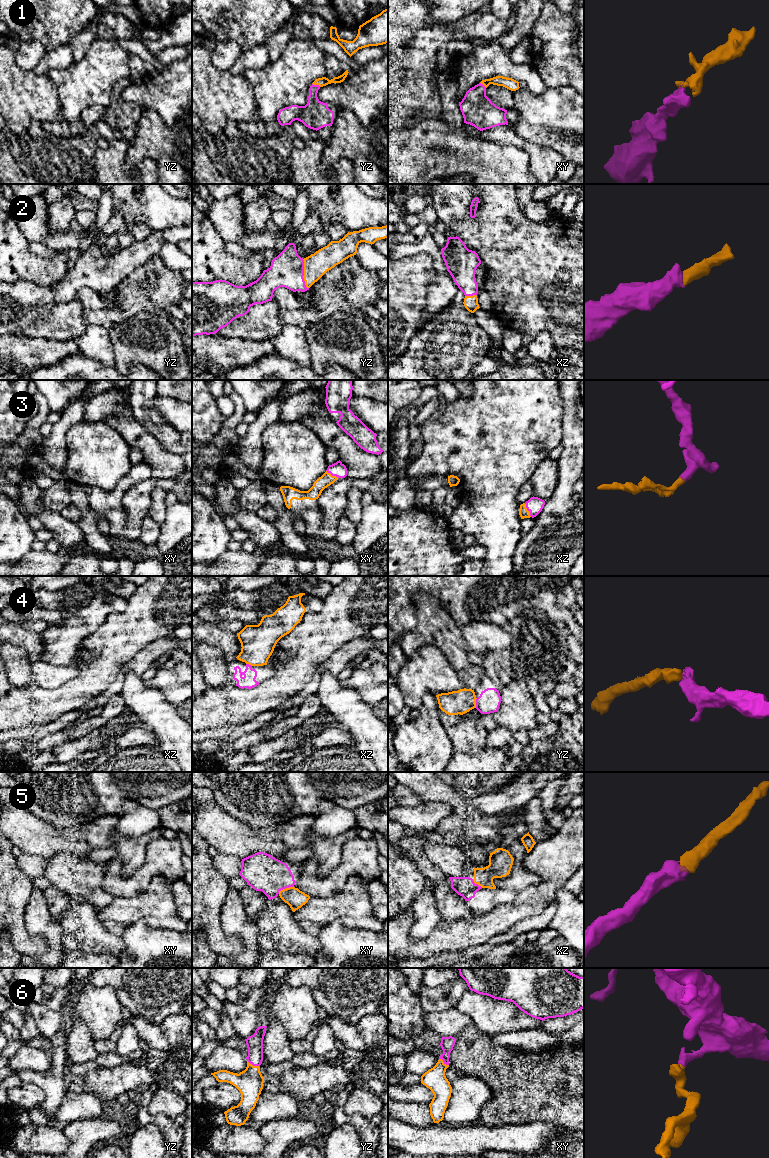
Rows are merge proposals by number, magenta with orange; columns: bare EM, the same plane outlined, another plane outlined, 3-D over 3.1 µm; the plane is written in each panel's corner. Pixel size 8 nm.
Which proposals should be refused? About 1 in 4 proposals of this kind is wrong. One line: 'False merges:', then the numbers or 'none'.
False merges: 4

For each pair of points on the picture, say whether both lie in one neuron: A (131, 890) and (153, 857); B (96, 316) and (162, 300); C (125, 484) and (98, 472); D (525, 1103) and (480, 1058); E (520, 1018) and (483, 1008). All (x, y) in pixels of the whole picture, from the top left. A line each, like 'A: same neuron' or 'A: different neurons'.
A: same neuron
B: same neuron
C: different neurons
D: same neuron
E: same neuron

